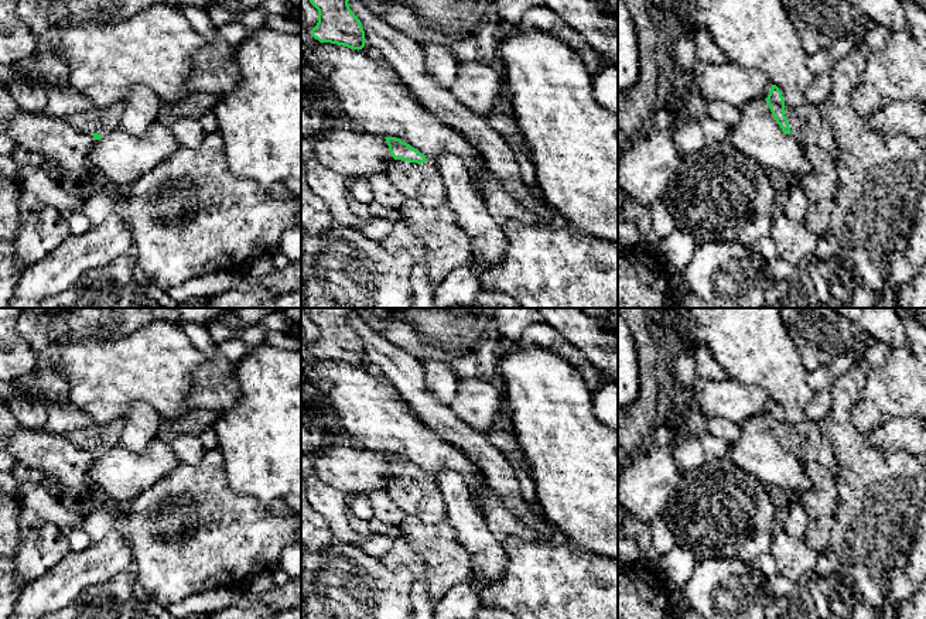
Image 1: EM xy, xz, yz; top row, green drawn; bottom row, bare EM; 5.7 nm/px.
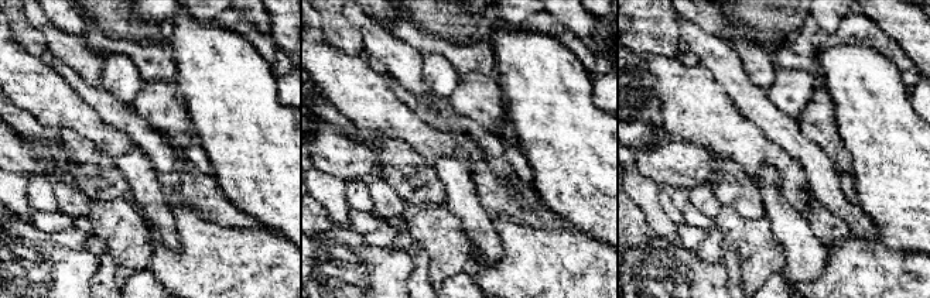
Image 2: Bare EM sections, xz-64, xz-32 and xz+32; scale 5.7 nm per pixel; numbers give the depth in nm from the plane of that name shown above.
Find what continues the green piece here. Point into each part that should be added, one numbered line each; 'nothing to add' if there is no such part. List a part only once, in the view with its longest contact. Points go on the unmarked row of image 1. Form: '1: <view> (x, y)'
1: xz (422, 498)

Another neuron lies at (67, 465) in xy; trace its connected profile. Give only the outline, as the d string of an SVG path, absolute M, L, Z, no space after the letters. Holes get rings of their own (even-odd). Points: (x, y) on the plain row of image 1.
M18 427L7 440L8 452L27 466L42 469L68 502L88 506L103 499L88 472L98 456L66 437Z

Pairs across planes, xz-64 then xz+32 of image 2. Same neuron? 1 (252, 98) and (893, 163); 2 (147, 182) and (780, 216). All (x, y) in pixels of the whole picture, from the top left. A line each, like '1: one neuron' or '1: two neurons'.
1: one neuron
2: one neuron

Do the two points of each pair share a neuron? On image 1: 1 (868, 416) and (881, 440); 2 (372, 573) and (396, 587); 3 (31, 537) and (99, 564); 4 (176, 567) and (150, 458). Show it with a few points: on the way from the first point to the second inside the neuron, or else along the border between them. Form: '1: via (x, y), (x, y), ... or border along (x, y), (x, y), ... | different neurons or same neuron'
1: border along (906, 416), (885, 419), (867, 434) | different neurons
2: via (378, 578), (386, 587), (390, 587) | same neuron
3: border along (69, 551), (44, 573) | different neurons
4: border along (180, 462), (153, 485), (144, 488), (130, 502) | different neurons

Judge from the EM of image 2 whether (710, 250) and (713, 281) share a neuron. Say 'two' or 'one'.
two

